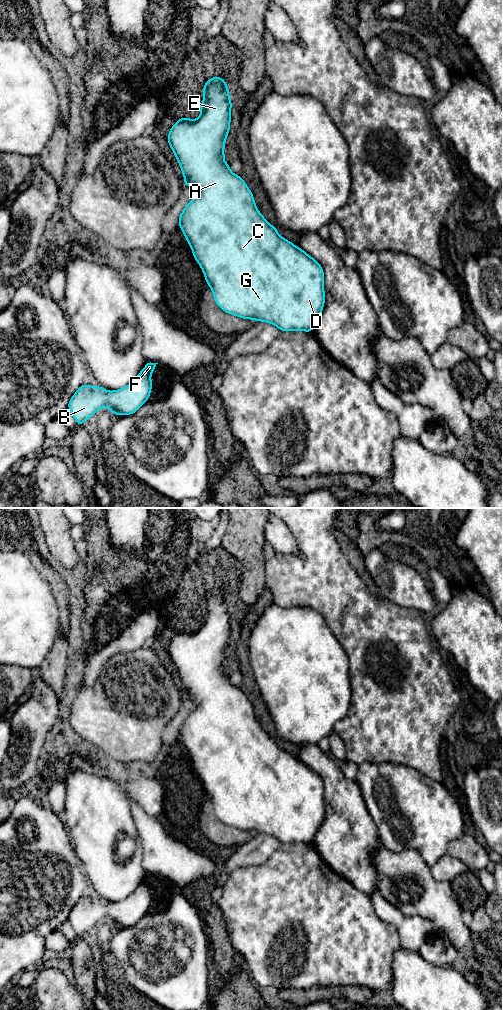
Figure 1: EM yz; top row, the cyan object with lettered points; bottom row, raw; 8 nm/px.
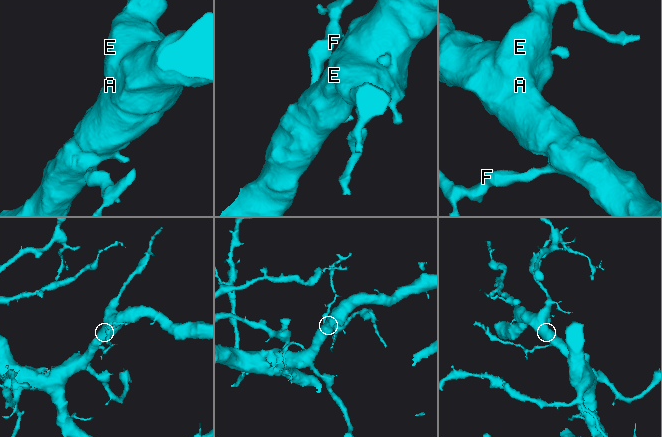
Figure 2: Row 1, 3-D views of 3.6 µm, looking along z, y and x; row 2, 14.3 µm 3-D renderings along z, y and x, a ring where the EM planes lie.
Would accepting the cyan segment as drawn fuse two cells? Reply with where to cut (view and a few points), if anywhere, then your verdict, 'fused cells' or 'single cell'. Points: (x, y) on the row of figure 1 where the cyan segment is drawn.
no cut; single cell

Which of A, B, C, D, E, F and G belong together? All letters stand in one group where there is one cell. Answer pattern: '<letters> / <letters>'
A B C D E F G

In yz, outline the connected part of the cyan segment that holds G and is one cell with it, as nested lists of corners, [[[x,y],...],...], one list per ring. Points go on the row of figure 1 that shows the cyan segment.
[[[213,77],[206,81],[203,89],[203,103],[199,105],[201,110],[200,116],[196,120],[190,118],[180,118],[170,129],[167,141],[170,148],[173,150],[177,161],[181,167],[185,181],[183,185],[194,186],[197,190],[197,195],[186,205],[181,215],[179,216],[178,225],[181,227],[191,249],[194,258],[203,270],[207,285],[212,289],[215,303],[226,313],[233,314],[243,319],[252,319],[255,321],[263,321],[273,324],[279,328],[280,331],[313,331],[317,319],[320,317],[324,303],[324,273],[321,265],[311,256],[309,256],[300,247],[296,247],[293,243],[281,237],[277,228],[270,225],[268,221],[258,211],[254,197],[241,176],[231,172],[229,164],[224,161],[224,147],[225,140],[228,136],[231,120],[231,106],[232,102],[229,98],[229,90],[222,77]]]

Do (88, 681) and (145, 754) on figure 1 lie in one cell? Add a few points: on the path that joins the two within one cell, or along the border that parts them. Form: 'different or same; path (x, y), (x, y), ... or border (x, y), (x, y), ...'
different; border (104, 666), (91, 687), (75, 683)

